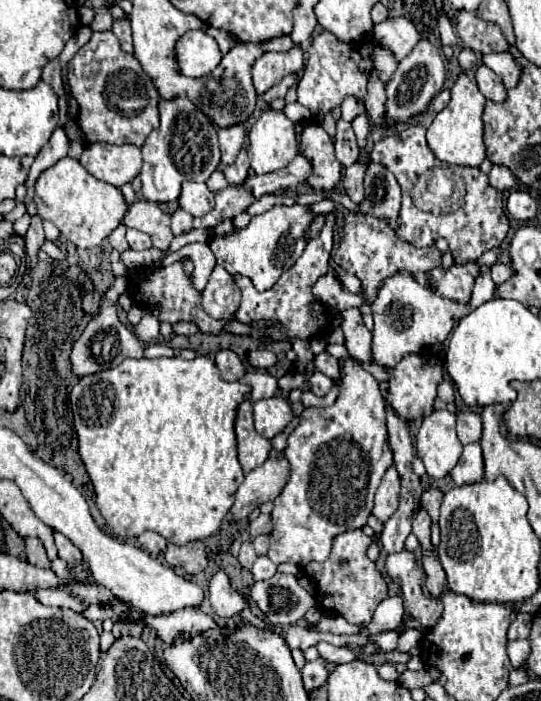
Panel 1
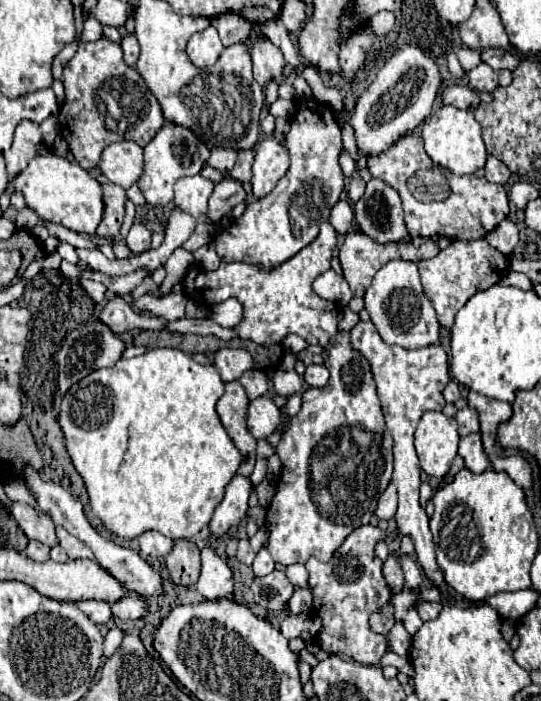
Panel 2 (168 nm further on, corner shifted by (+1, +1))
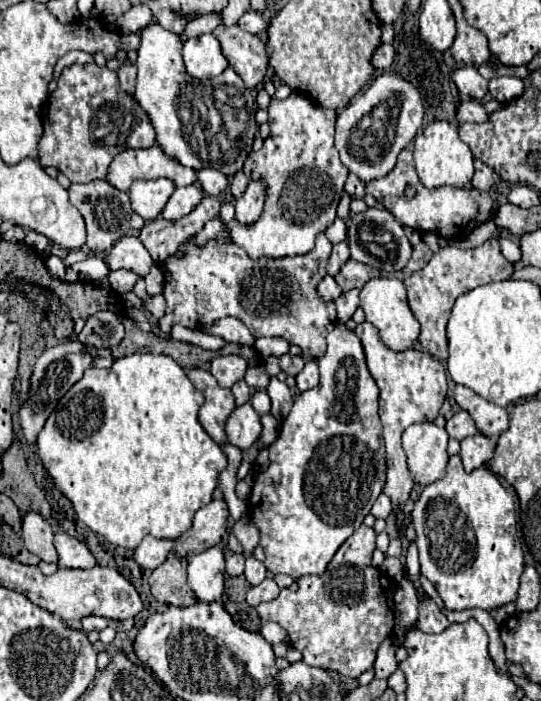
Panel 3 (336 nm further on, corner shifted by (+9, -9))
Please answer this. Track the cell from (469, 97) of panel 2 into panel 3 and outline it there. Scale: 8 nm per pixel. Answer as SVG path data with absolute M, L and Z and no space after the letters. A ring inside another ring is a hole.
M478 101L460 103L460 107L458 107L458 123L466 123L466 121L486 123L486 119L490 119L490 113L486 109L482 109L482 103L478 103Z

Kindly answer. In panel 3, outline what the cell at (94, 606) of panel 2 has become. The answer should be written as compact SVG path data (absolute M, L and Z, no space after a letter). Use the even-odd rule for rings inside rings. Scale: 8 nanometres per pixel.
M90 615L90 617L84 617L84 619L82 619L82 629L84 629L86 633L90 633L90 631L102 631L106 625L108 625L108 619L106 619L106 617Z

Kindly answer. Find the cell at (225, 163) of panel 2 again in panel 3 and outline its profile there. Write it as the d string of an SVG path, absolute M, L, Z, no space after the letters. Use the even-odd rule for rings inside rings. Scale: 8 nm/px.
M200 169L198 171L198 183L202 185L202 191L206 195L214 195L214 197L218 197L228 187L226 175L222 175L216 169Z

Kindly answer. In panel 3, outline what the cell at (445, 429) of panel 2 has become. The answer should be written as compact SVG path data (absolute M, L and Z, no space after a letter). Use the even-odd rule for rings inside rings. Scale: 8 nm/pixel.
M414 423L402 435L408 471L414 483L430 485L446 475L448 435L434 423Z

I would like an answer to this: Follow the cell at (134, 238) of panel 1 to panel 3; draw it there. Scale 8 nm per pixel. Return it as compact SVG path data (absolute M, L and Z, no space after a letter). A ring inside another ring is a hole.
M134 235L122 237L112 247L112 251L106 255L106 263L108 263L110 271L126 269L126 271L134 271L140 277L146 277L150 267L154 265L150 253L142 245L142 241L138 237L134 237Z

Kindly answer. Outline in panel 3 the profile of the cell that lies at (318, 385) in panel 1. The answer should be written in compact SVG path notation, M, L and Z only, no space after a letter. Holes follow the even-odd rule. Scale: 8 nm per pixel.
M308 361L304 365L304 369L296 375L296 383L300 391L308 391L312 387L318 385L318 363L316 361Z

